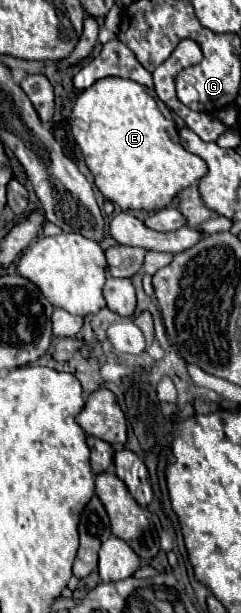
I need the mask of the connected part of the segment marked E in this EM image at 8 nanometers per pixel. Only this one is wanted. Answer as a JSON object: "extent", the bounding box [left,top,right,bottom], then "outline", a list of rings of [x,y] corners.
{"extent":[69,77,207,211],"outline":[[[105,77],[81,91],[75,97],[75,105],[69,115],[69,131],[75,145],[83,153],[83,161],[89,167],[97,189],[105,195],[105,199],[117,203],[125,211],[163,209],[179,191],[193,185],[207,173],[205,161],[199,155],[183,149],[183,145],[179,143],[177,127],[171,117],[167,117],[167,113],[159,109],[159,101],[155,101],[147,93],[147,87],[131,79]]]}

